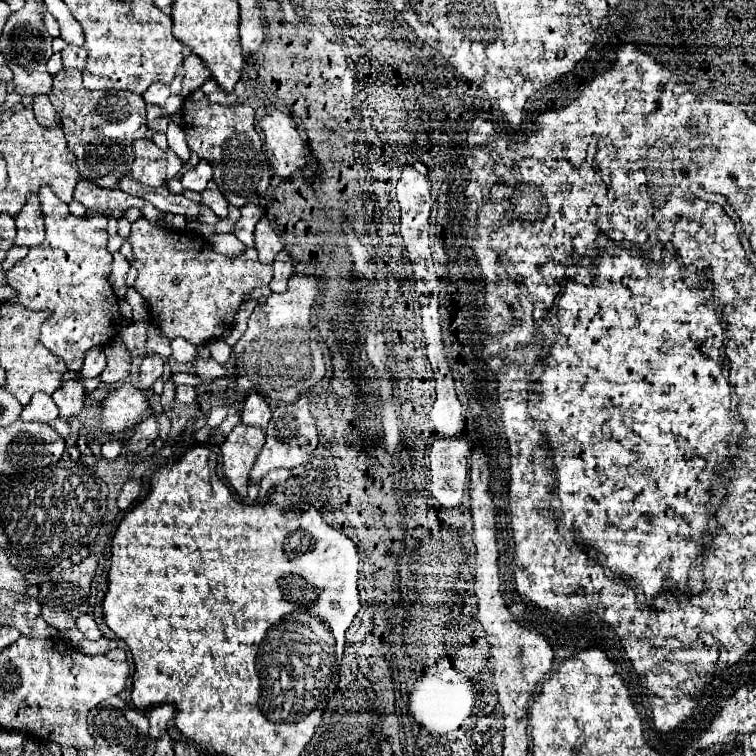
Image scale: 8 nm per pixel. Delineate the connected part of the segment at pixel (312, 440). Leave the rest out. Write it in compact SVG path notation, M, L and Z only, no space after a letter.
M301 395L297 401L293 403L281 403L273 409L273 417L271 423L267 425L267 441L251 469L251 479L253 481L261 481L261 477L265 473L269 473L271 469L293 469L299 465L305 465L311 459L311 453L317 449L319 439L317 439L317 429L315 429L315 419L309 411L309 401L305 395Z

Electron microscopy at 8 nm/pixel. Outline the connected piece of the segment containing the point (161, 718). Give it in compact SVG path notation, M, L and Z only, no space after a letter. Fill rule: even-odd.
M157 705L155 709L149 711L149 721L151 721L151 727L149 727L149 735L151 739L159 739L159 735L165 733L167 729L167 721L175 715L175 709L171 705Z

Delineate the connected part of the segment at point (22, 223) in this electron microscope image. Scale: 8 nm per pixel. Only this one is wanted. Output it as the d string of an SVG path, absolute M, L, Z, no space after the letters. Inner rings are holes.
M31 193L27 197L27 203L23 205L23 209L15 215L15 227L17 227L15 245L33 247L33 245L43 243L45 229L43 229L41 201L39 201L37 193Z

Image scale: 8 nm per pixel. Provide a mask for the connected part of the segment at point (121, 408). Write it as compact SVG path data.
M123 383L111 395L103 399L101 427L109 433L121 433L135 427L135 421L149 409L149 397L145 391L131 383Z

